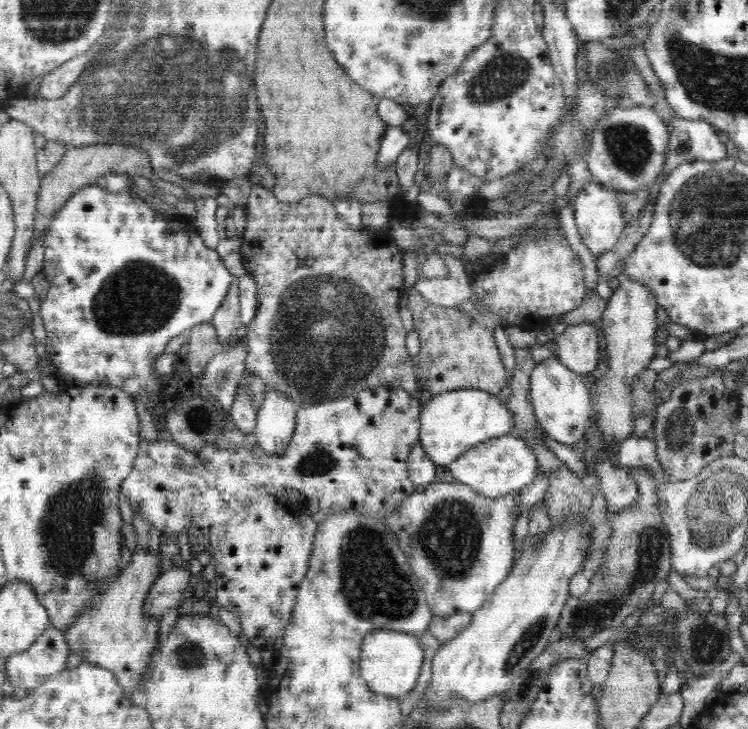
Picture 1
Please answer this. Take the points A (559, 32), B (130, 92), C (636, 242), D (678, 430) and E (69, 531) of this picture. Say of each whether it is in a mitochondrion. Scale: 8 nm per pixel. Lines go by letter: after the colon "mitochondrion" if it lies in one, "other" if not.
A: other
B: mitochondrion
C: other
D: mitochondrion
E: mitochondrion

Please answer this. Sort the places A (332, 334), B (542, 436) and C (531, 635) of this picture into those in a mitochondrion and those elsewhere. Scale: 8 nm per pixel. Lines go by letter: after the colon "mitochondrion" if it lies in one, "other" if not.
A: mitochondrion
B: other
C: mitochondrion

